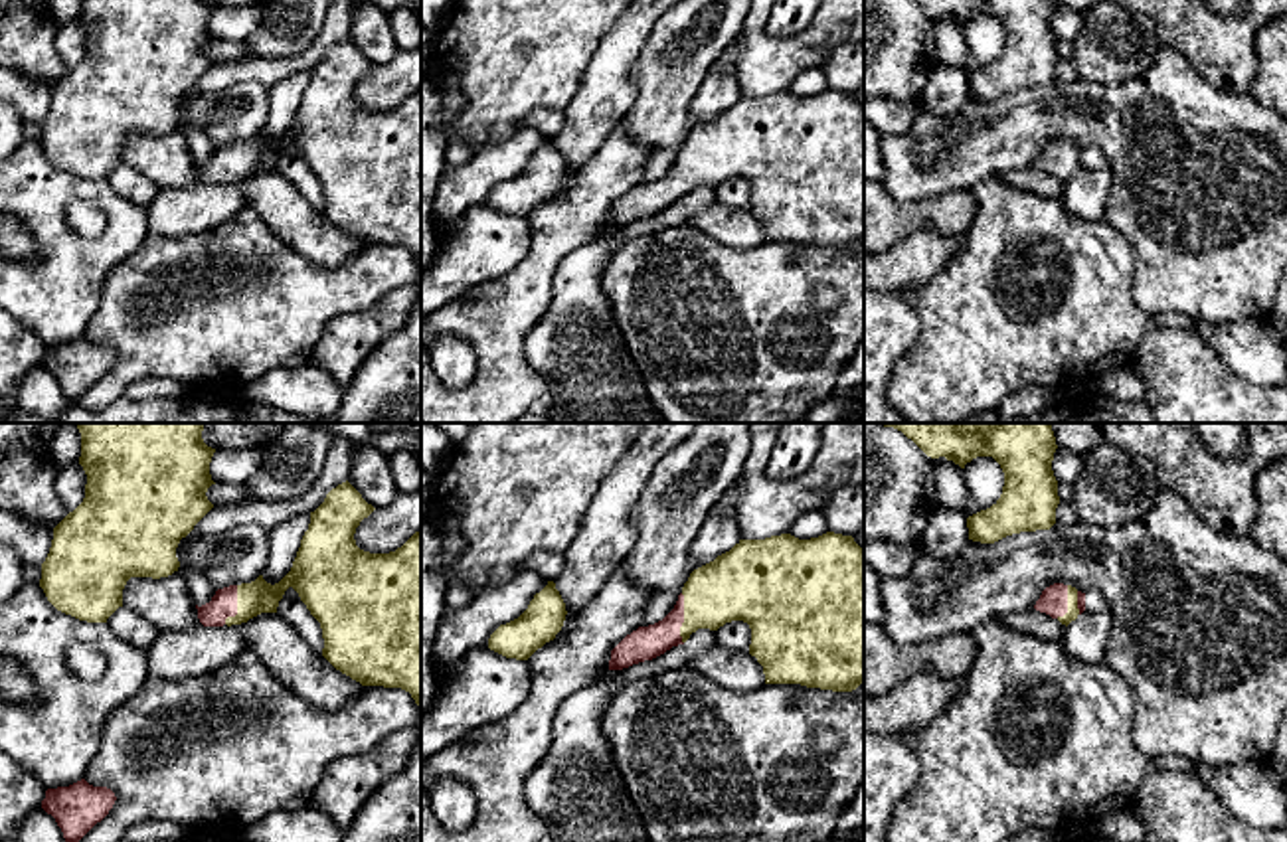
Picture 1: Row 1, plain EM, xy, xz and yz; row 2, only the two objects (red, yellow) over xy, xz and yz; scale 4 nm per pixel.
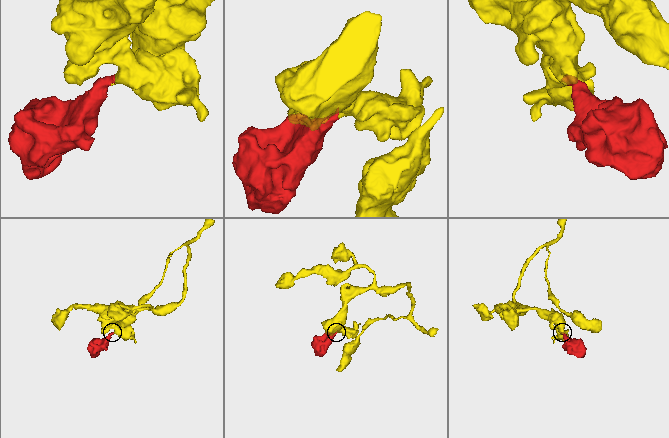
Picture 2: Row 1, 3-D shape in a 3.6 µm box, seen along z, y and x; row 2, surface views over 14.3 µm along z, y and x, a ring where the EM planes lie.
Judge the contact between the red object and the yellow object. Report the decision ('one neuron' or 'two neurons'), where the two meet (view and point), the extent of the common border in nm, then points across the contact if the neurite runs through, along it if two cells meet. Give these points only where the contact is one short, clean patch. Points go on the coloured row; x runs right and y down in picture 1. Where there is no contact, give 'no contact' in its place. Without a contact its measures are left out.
one neuron; meets red in xz at (683, 619); contact 200 nm long; runs through xz (645, 643), (669, 633), (683, 619), (714, 593), (734, 586)

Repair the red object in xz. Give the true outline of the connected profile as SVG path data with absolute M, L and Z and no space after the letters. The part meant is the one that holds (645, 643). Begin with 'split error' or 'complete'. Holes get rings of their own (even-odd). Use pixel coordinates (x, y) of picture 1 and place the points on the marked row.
split error | M834 532L811 540L791 534L739 540L690 573L662 621L627 634L611 650L609 670L652 660L684 644L698 629L718 631L731 621L749 625L749 654L763 666L765 684L856 690L864 682L864 547Z

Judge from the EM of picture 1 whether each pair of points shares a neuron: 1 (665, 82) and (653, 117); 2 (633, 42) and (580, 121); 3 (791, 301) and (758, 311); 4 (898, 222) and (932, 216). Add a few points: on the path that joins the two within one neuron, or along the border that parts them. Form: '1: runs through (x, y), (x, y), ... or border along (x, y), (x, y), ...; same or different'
1: runs through (665, 89), (661, 109); same
2: runs through (613, 62), (607, 74), (607, 91), (600, 101); same
3: runs through (783, 301), (766, 303); same
4: runs through (906, 218), (924, 216); same

